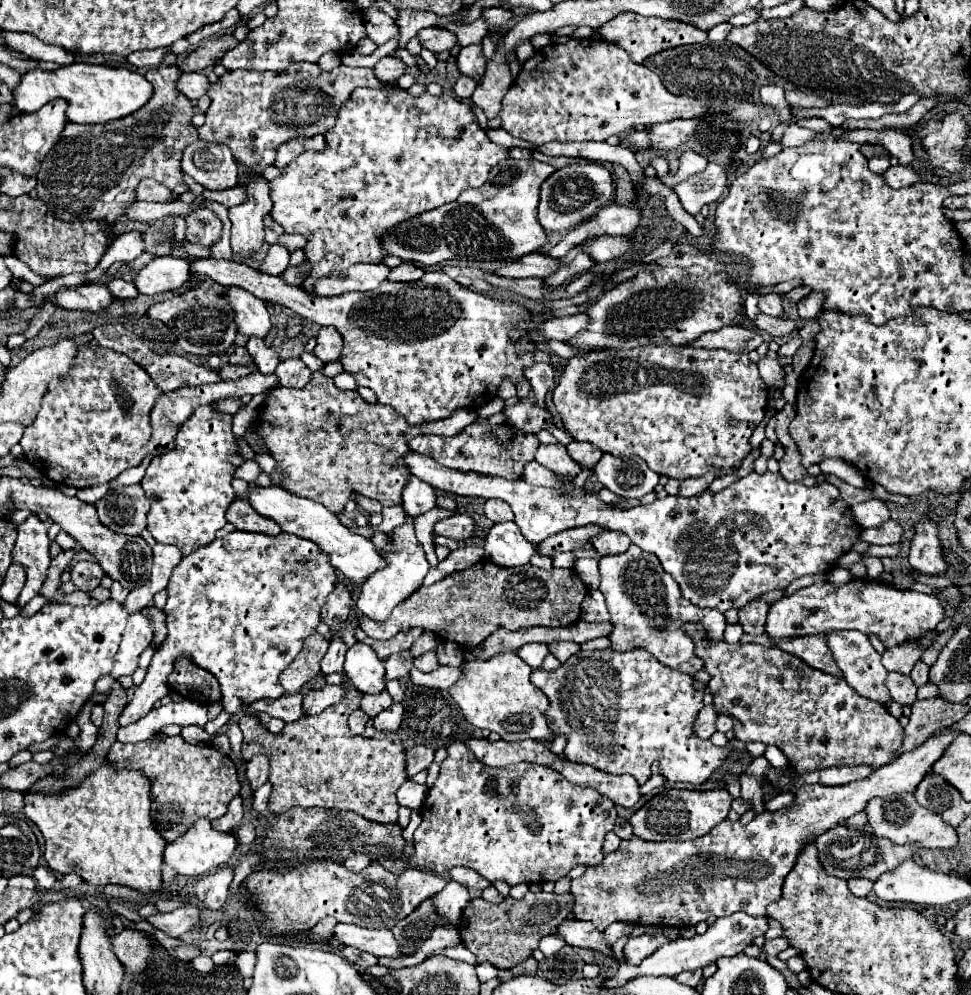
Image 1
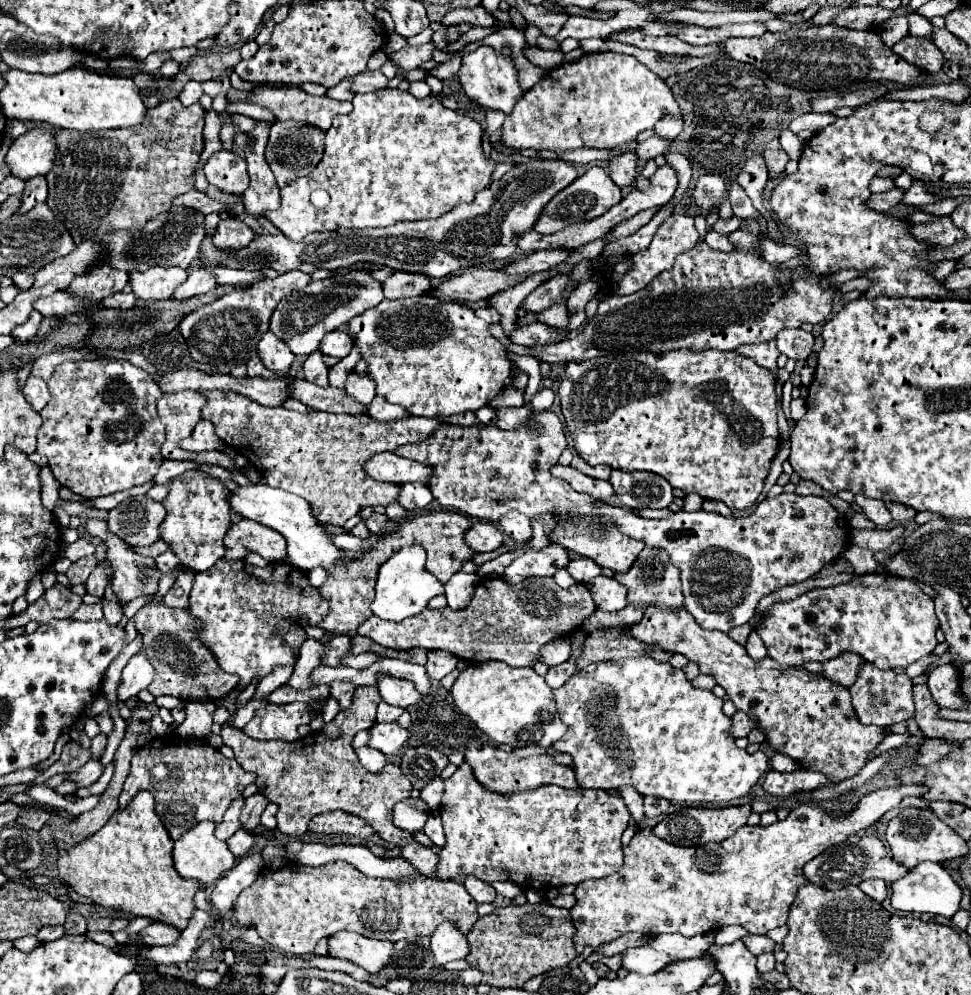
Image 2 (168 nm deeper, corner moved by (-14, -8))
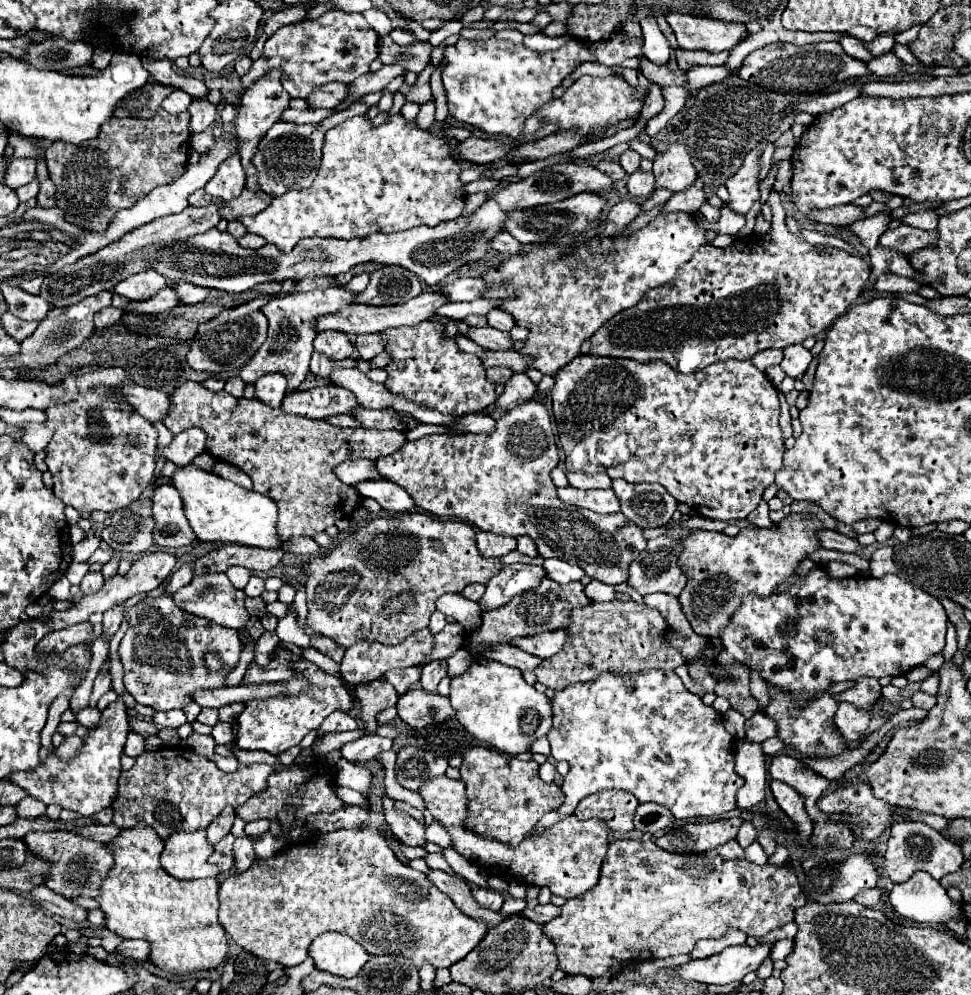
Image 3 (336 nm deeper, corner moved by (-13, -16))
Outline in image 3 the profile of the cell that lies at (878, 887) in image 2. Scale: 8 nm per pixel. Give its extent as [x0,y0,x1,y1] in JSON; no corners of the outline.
[854,888,882,908]

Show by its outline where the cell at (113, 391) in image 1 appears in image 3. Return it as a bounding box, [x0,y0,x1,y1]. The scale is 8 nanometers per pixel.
[46,368,156,518]

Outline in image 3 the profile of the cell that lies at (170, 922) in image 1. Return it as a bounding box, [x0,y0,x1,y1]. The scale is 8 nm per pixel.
[116,940,150,960]

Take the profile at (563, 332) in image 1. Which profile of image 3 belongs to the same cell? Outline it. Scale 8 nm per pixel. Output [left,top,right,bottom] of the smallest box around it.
[462,326,512,350]

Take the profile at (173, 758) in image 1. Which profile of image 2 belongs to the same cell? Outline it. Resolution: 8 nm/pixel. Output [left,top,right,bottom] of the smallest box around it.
[119,740,255,840]

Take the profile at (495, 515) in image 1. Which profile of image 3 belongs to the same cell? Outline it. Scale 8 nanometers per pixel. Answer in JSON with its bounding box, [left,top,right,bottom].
[516,536,538,556]

